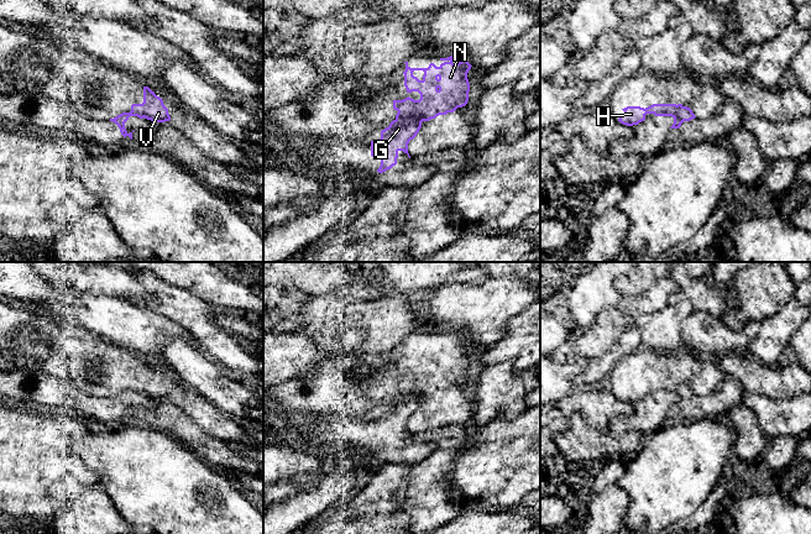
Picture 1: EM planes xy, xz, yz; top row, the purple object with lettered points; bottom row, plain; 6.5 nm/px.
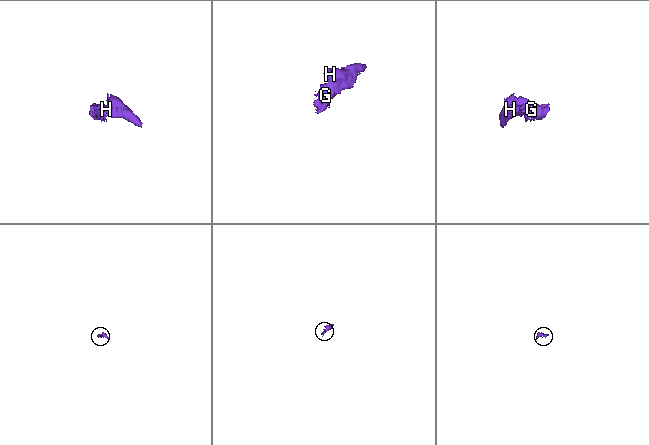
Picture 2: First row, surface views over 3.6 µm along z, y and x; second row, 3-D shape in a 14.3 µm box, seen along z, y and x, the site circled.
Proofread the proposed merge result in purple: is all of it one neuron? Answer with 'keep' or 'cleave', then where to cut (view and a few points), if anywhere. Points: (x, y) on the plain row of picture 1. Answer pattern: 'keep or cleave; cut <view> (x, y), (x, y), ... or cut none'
cleave; cut xz (406, 375), (413, 380), (414, 393), (420, 399)

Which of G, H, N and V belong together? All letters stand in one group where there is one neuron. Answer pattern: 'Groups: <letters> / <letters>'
Groups: G / H N V

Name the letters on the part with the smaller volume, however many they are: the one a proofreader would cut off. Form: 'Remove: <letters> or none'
Remove: G

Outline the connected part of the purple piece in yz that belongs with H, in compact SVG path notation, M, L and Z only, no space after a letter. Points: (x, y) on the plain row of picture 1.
M653 381L645 386L640 383L627 383L622 386L624 391L619 393L618 398L623 402L633 403L644 398L647 391L675 391L680 384L682 384L682 381Z

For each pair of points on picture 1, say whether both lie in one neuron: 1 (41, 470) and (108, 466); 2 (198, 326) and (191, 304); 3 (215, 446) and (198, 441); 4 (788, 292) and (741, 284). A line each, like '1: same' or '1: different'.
1: different
2: same
3: same
4: same

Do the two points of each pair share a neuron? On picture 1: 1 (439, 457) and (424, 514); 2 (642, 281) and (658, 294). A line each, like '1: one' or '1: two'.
1: one
2: two

